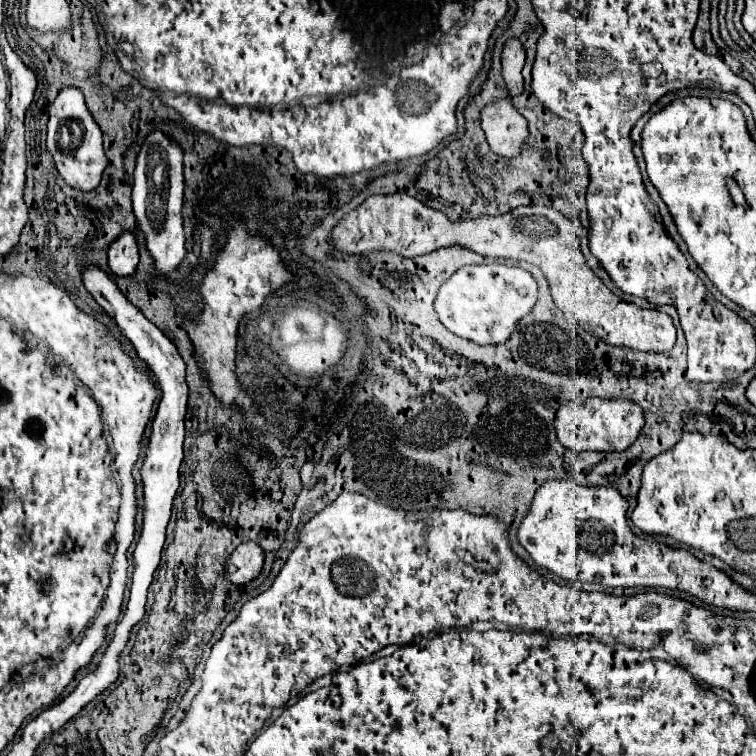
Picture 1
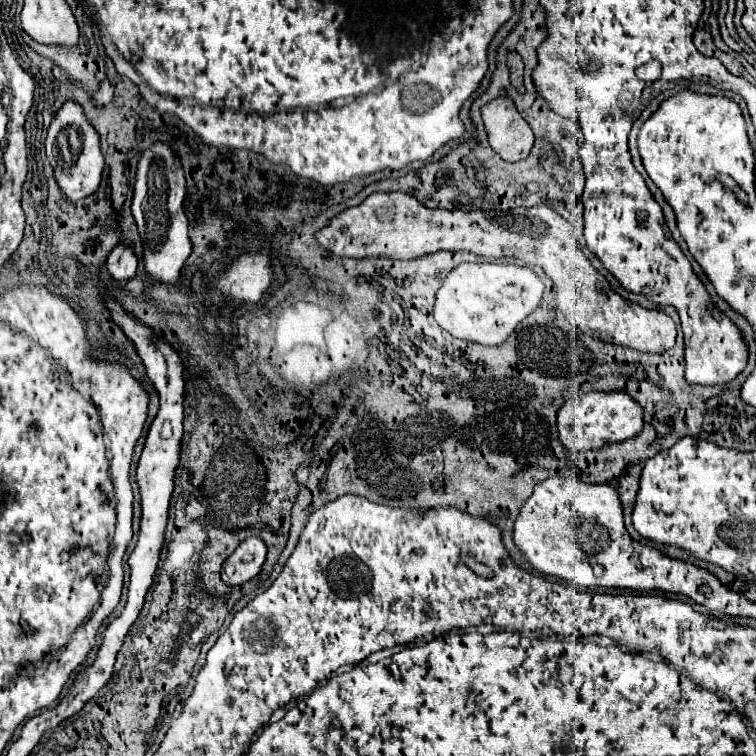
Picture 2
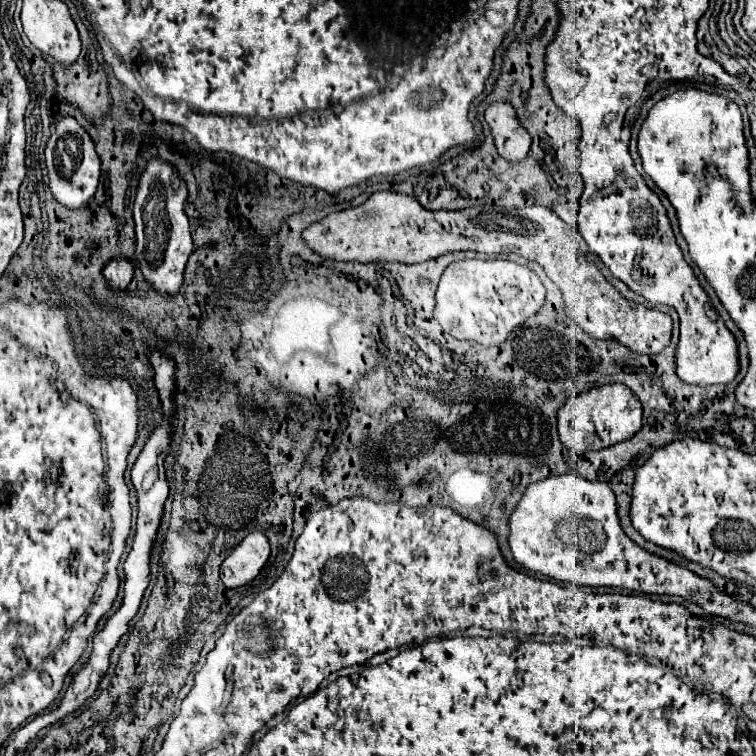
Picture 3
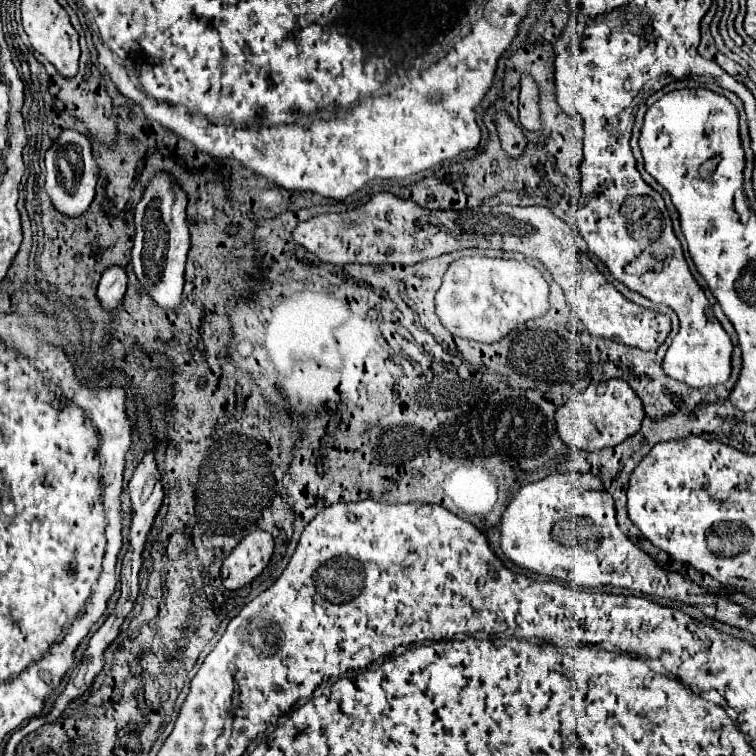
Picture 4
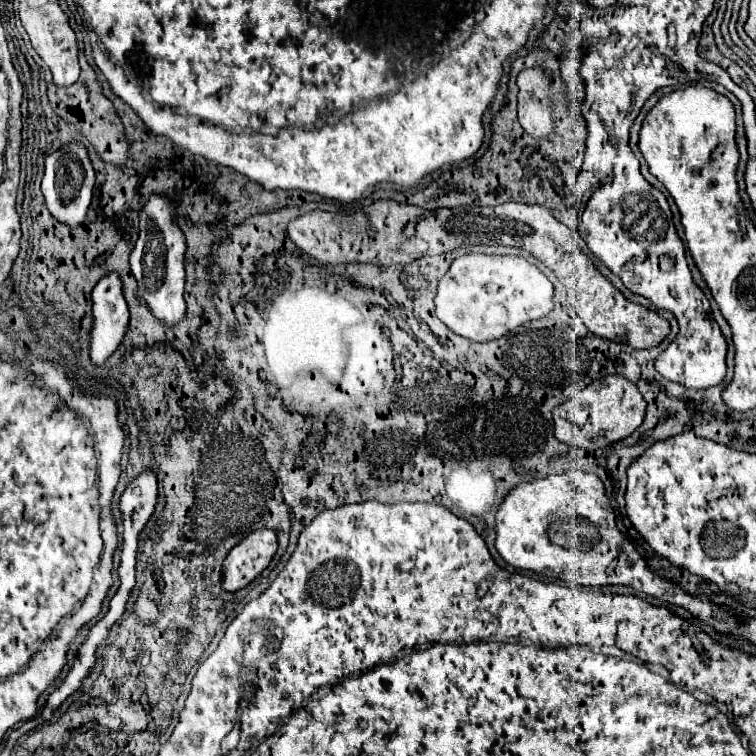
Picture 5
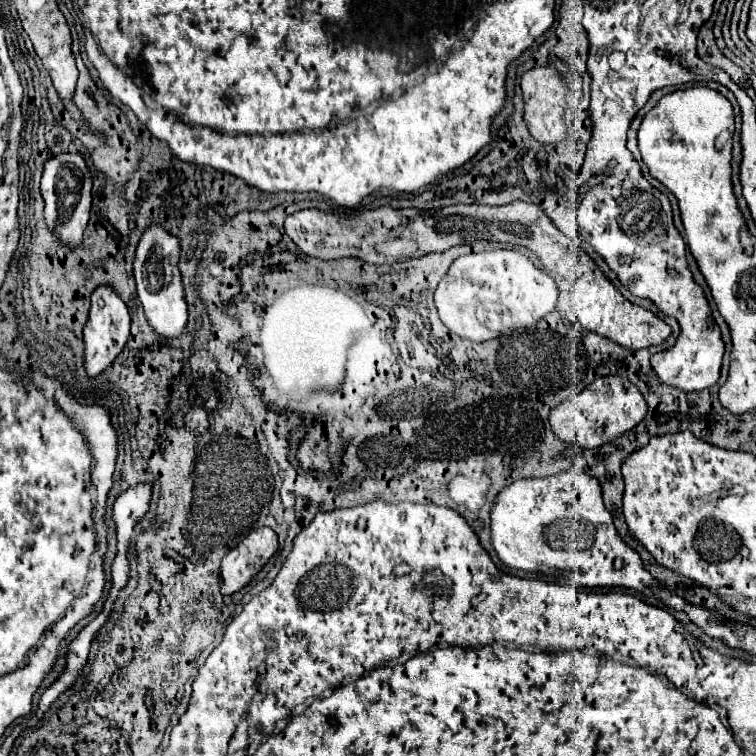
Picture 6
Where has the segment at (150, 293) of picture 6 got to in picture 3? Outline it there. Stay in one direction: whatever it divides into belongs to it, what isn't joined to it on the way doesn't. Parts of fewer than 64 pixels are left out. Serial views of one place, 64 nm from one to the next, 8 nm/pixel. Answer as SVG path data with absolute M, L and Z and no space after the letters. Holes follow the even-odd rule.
M152 158L140 178L132 208L136 222L136 266L146 282L162 296L178 294L184 278L184 266L194 250L188 230L188 216L184 212L186 198L186 184L178 172L168 162Z

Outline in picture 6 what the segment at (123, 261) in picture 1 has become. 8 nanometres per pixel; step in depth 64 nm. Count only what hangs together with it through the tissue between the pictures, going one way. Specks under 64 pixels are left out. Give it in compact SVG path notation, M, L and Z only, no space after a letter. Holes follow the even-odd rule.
M100 286L92 294L90 318L84 326L84 368L88 378L96 378L116 360L116 356L122 352L128 340L128 334L130 334L130 316L126 304L118 298L118 294L112 288Z

